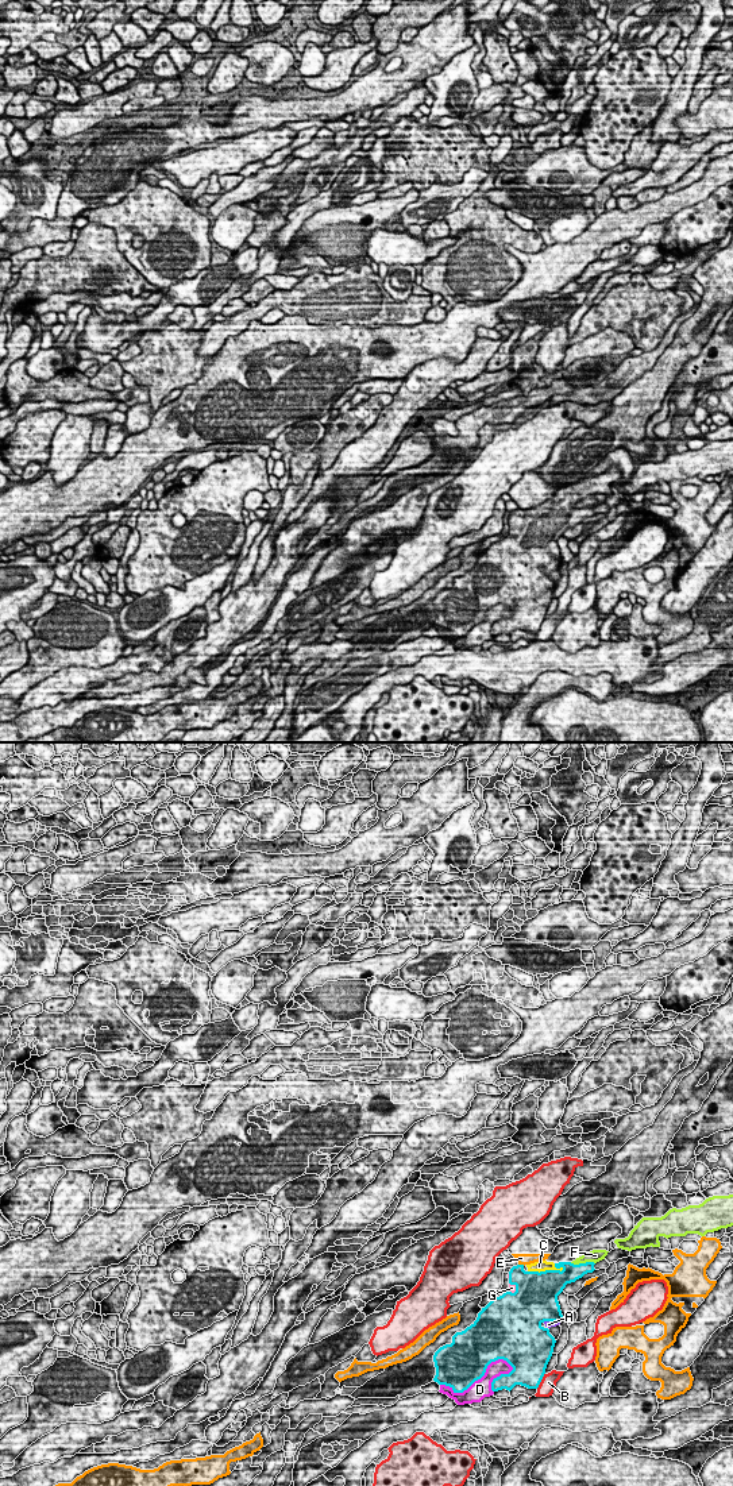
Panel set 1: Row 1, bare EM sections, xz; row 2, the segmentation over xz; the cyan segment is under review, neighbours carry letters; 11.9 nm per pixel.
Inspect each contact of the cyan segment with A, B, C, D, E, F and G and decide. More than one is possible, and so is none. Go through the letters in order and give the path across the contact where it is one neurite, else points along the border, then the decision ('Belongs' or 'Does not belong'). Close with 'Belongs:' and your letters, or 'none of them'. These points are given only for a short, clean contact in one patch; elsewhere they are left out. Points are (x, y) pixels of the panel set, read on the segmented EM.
A: Path across: xz (537, 1304), (551, 1320), (548, 1324). Belongs
B: Does not belong
C: Belongs
D: Does not belong
E: Does not belong
F: Does not belong
G: Path across: xz (536, 1293), (516, 1288), (512, 1288). Belongs
Belongs: A, C, G

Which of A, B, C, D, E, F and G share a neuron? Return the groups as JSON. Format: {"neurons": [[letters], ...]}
{"neurons": [["A", "C", "G"], ["B"], ["D"], ["E"], ["F"]]}

